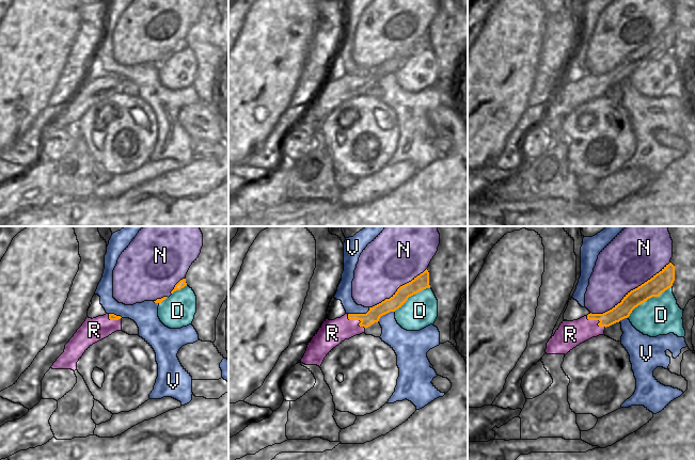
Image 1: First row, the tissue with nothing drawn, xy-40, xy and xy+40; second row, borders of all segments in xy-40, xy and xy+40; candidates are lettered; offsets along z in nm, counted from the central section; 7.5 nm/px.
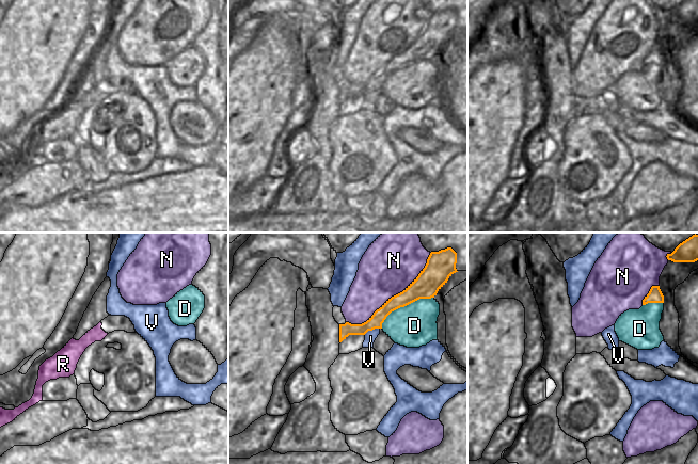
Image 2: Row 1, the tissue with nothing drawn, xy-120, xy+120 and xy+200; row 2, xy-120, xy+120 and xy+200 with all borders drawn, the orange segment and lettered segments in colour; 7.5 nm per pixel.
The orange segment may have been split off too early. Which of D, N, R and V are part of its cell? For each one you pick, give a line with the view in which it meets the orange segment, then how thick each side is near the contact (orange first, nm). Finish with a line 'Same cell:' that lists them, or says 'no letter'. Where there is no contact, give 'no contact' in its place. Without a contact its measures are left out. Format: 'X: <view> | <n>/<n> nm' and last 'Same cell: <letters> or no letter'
R: xy | 100/190 nm
Same cell: R

